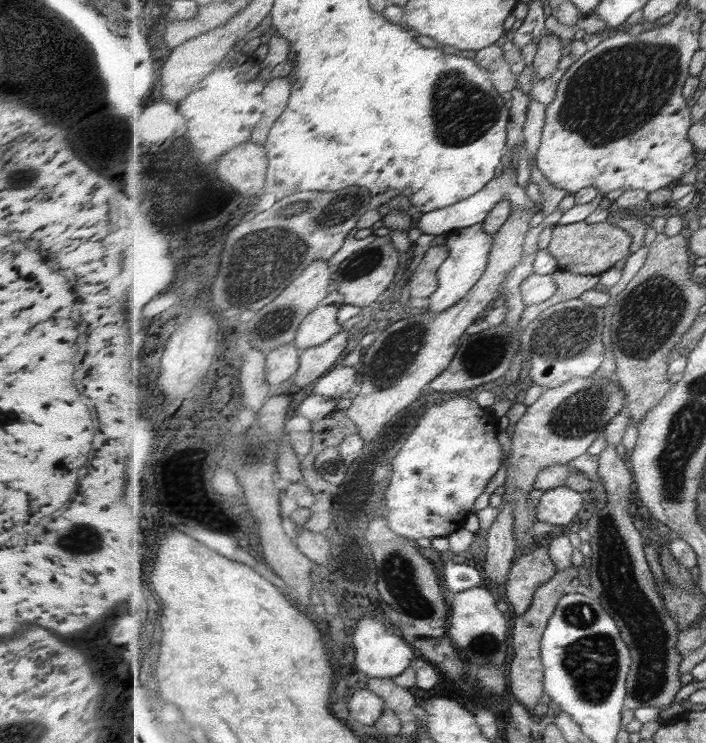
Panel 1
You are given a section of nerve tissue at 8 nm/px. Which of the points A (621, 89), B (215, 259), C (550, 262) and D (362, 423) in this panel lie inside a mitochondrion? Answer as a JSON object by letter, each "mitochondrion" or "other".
{"A":"mitochondrion","B":"mitochondrion","C":"other","D":"other"}

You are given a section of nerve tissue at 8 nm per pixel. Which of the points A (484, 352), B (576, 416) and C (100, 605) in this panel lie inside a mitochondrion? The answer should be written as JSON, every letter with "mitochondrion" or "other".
{"A":"mitochondrion","B":"mitochondrion","C":"other"}

